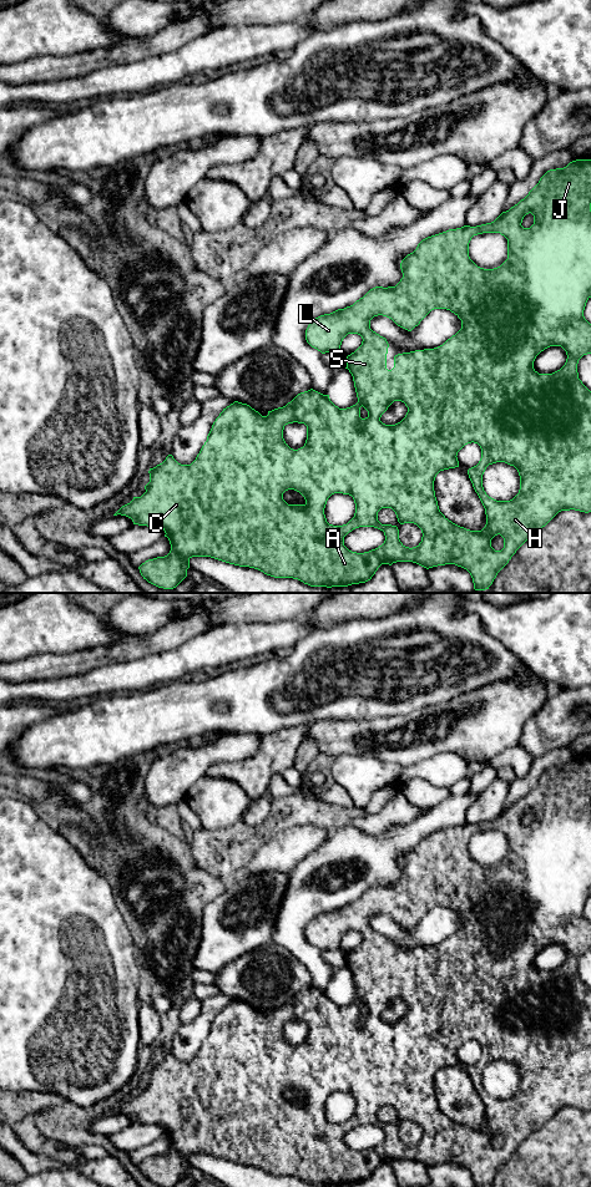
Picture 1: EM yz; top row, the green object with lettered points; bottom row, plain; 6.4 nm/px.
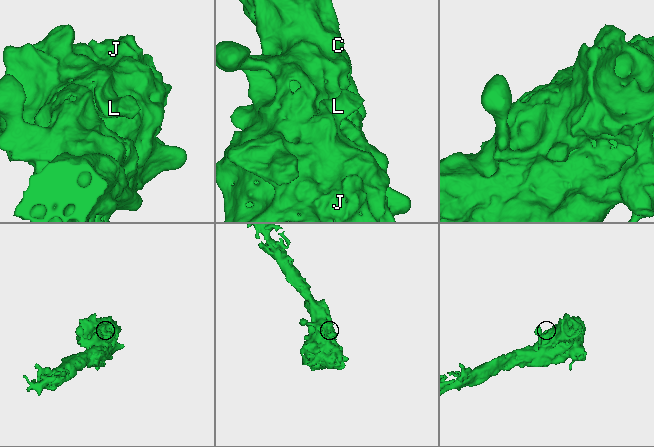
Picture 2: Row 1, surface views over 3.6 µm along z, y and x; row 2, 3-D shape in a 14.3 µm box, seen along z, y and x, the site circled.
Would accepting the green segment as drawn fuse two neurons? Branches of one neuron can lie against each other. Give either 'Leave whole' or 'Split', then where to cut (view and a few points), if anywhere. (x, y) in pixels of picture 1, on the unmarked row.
Leave whole. No split

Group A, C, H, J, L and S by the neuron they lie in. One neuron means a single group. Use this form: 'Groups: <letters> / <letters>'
Groups: A C H J L S

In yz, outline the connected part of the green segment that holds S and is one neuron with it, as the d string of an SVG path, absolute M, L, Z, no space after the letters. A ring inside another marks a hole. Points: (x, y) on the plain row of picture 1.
M576 757L564 766L547 768L524 797L509 808L502 810L491 821L476 825L464 823L423 837L416 847L401 858L400 867L403 876L395 884L375 884L353 903L315 915L305 928L307 940L322 952L340 948L342 939L348 932L358 932L362 934L362 943L347 954L345 965L353 974L358 995L355 1003L347 1006L339 1006L330 999L329 993L323 993L313 986L298 991L286 1004L268 1009L267 1014L262 1014L247 1001L234 999L223 1006L216 1016L207 1034L207 1039L191 1062L181 1062L172 1052L168 1052L162 1061L150 1066L150 1080L145 1084L146 1090L141 1095L133 1095L130 1101L122 1104L113 1112L131 1116L133 1122L161 1125L166 1131L165 1135L170 1138L171 1148L167 1153L148 1157L138 1165L143 1177L158 1186L173 1187L187 1175L187 1167L190 1166L190 1157L192 1155L211 1155L229 1162L254 1166L274 1176L293 1176L310 1185L332 1186L365 1181L372 1177L382 1162L392 1163L396 1160L413 1160L426 1167L438 1163L455 1162L470 1171L474 1187L489 1187L497 1171L509 1161L516 1148L531 1133L545 1125L559 1110L570 1107L585 1111L591 1110L591 989L579 977L577 970L579 958L584 953L591 952L591 922L584 914L586 901L591 896L591 757ZM529 811L534 813L534 822L530 826L524 826L521 821L524 815ZM483 831L500 831L507 837L507 857L497 866L480 866L469 854L469 841L471 836ZM434 907L446 907L454 910L461 918L461 927L438 945L395 953L394 965L388 968L387 952L389 942L385 935L370 927L370 918L374 914L383 913L392 917L398 924L411 929ZM550 944L561 944L567 953L566 960L560 968L552 972L539 972L534 967L534 959L541 949ZM394 999L404 1000L408 1005L408 1010L400 1020L385 1023L380 1019L380 1015ZM293 1020L304 1021L307 1024L305 1041L298 1047L291 1046L283 1036L284 1024ZM471 1040L478 1041L481 1046L479 1061L468 1067L473 1085L485 1106L486 1122L481 1128L470 1128L449 1118L440 1110L434 1089L436 1072L440 1069L459 1065L458 1050ZM496 1060L505 1060L514 1064L519 1070L520 1087L510 1099L496 1099L489 1095L484 1089L483 1072L489 1062ZM288 1087L299 1090L304 1095L305 1101L288 1102L283 1097L283 1091ZM334 1091L349 1092L354 1097L355 1111L347 1122L333 1123L327 1120L324 1106L328 1096ZM382 1106L392 1106L400 1122L416 1122L423 1131L421 1140L413 1146L405 1145L399 1137L399 1127L396 1123L382 1122L378 1118L378 1110ZM359 1125L374 1125L383 1128L385 1133L384 1141L378 1146L364 1151L349 1148L344 1143L344 1135ZM497 1132L504 1136L504 1146L501 1148L495 1148L491 1145L491 1137Z

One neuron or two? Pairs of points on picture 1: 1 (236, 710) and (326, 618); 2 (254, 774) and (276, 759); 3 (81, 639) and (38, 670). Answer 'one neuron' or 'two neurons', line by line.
1: two neurons
2: one neuron
3: two neurons

